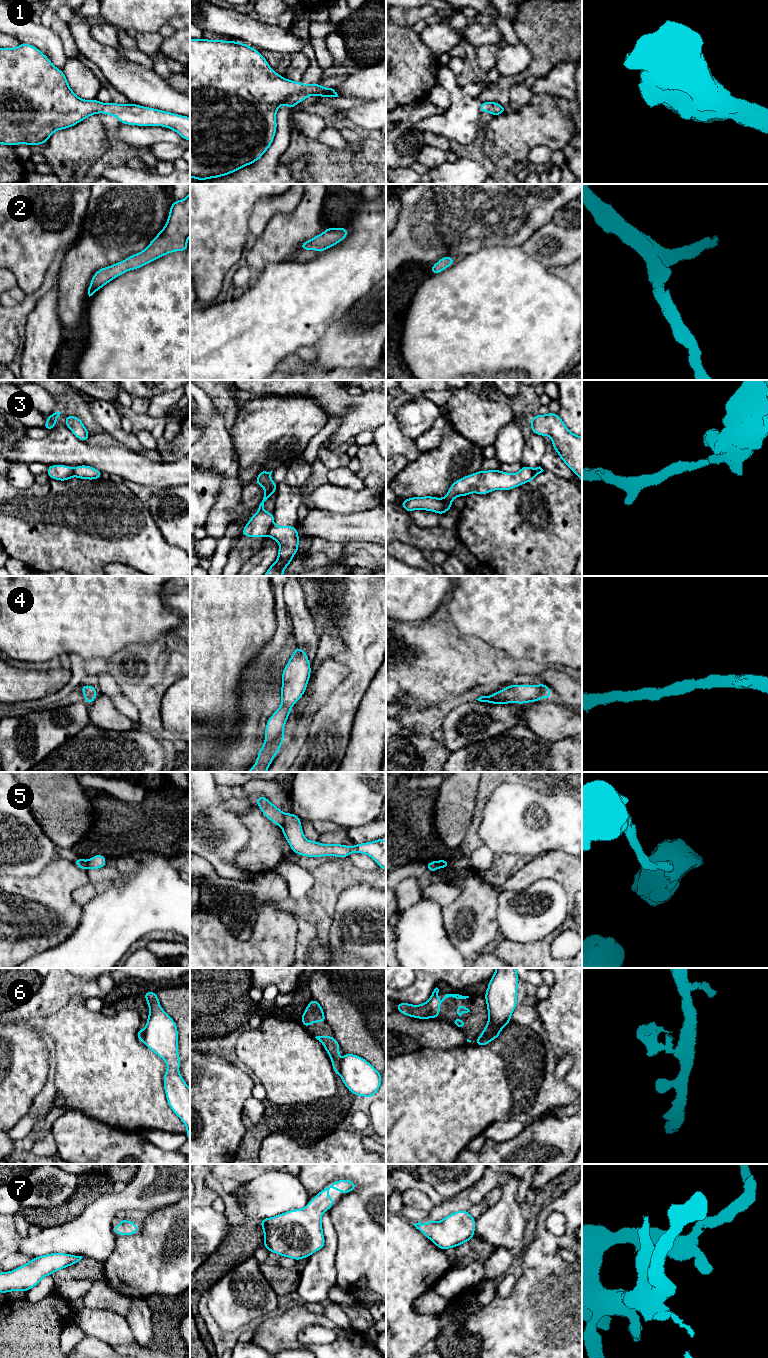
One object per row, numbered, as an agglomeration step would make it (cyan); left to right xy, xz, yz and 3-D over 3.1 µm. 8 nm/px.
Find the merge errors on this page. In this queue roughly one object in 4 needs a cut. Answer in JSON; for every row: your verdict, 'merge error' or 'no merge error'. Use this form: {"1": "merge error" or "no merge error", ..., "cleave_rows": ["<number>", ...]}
{"1": "no merge error", "2": "no merge error", "3": "merge error", "4": "no merge error", "5": "merge error", "6": "merge error", "7": "no merge error", "cleave_rows": ["3", "5", "6"]}

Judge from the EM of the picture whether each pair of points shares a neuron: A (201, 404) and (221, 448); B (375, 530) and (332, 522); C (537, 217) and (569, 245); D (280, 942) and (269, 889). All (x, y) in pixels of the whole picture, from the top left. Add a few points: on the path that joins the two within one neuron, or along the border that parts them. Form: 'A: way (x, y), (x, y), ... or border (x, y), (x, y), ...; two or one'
A: way (206, 415), (212, 422), (216, 437); one
B: way (364, 527), (343, 527); one
C: border (552, 220), (538, 228), (527, 239); two
D: border (276, 904), (263, 905), (258, 910), (256, 920); two

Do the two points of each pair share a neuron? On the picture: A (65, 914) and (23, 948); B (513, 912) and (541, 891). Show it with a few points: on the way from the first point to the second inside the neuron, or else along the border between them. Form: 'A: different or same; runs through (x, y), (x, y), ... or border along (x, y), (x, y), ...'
A: same; runs through (61, 926), (48, 938), (35, 939)
B: same; runs through (520, 912), (534, 898)

